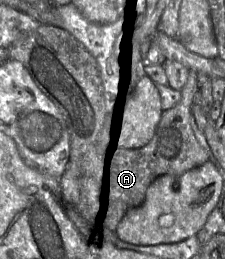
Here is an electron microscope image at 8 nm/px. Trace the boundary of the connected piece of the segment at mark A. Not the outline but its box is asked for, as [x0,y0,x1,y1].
[97,71,209,233]

